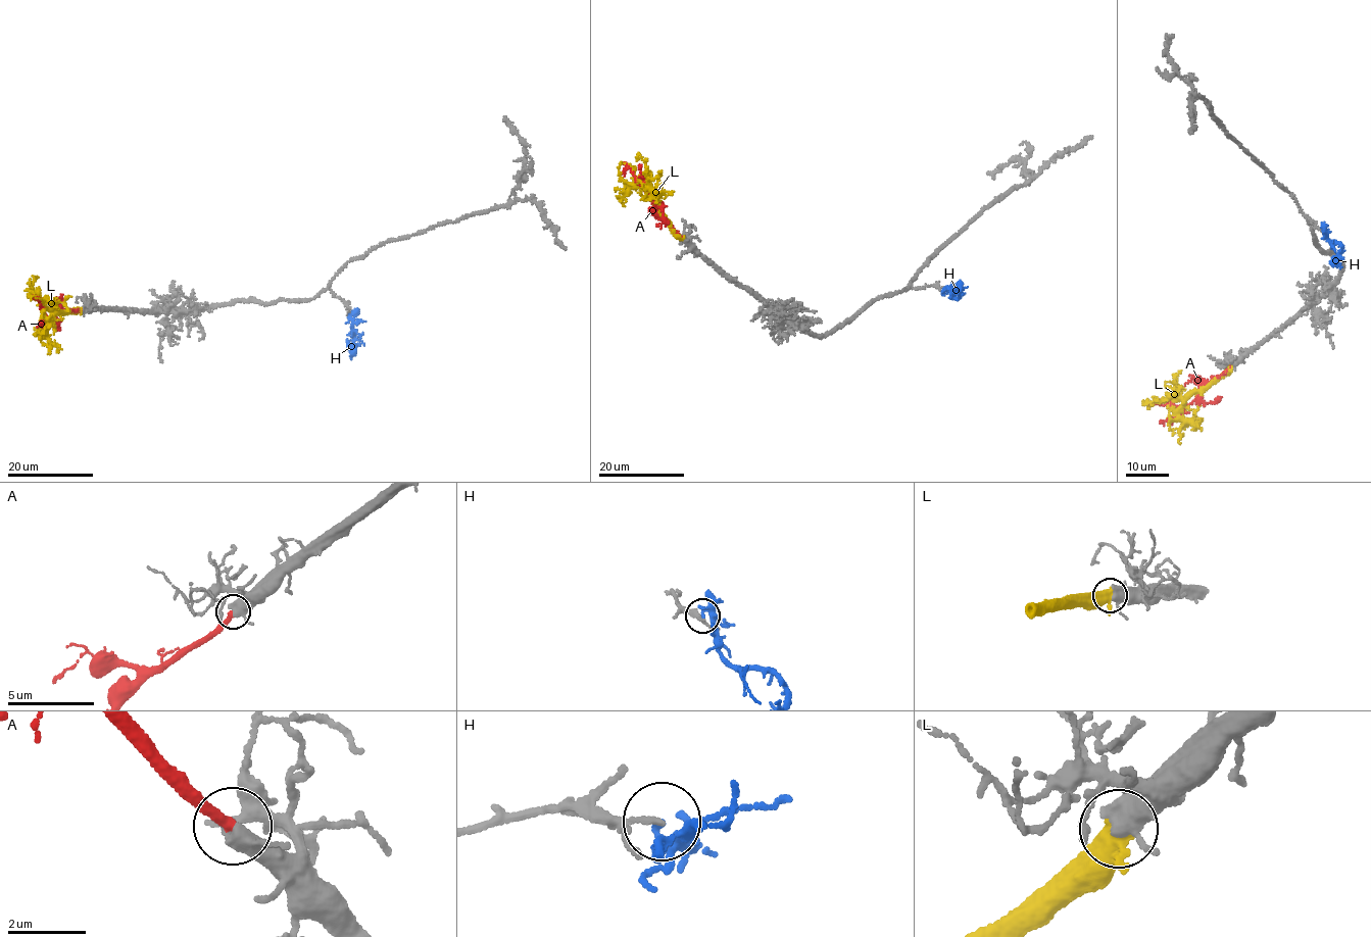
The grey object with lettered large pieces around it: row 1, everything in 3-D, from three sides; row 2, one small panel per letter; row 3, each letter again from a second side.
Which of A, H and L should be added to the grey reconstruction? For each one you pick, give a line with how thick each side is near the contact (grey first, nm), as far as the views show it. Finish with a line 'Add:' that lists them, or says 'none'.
L: 440 nm thick on the grey side, 600 nm on the other
Add: L

